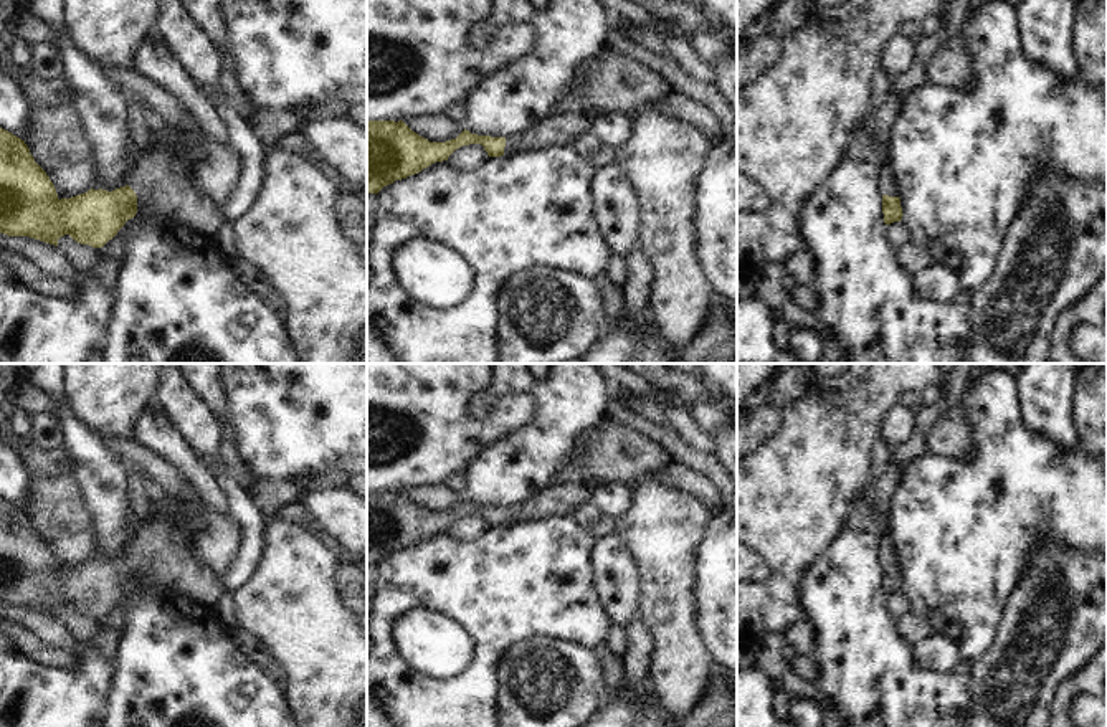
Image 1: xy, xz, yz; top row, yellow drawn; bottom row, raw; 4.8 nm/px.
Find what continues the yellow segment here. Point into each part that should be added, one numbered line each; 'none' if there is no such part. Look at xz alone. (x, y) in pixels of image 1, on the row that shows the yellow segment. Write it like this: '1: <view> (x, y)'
1: xz (557, 129)

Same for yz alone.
1: yz (888, 187)

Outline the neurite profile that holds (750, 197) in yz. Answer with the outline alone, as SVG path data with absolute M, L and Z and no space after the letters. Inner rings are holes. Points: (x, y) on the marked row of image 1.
M737 172L737 210L762 213L770 203L768 193L752 177Z

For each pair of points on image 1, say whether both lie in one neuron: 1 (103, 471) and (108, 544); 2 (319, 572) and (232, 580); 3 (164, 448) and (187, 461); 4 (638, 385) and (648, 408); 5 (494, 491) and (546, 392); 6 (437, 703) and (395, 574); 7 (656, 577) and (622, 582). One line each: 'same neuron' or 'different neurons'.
1: same neuron
2: different neurons
3: same neuron
4: different neurons
5: same neuron
6: same neuron
7: different neurons

